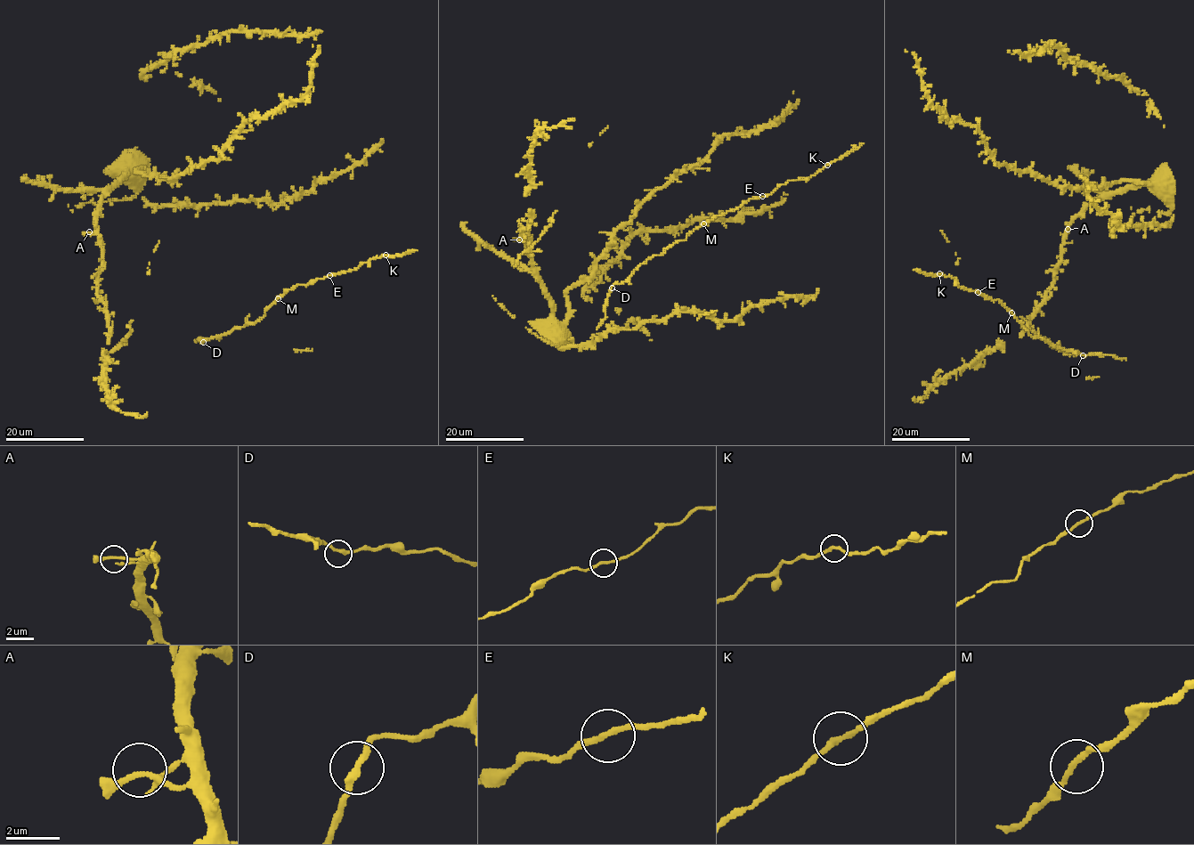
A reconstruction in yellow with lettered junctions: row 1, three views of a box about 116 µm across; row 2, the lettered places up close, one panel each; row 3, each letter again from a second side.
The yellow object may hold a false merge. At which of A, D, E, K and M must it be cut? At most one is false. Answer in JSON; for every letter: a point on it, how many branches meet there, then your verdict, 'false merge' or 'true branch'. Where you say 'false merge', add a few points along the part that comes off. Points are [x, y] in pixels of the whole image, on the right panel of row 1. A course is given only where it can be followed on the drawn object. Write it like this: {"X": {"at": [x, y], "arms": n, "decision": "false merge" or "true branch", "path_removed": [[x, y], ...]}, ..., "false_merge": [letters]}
{"A": {"at": [1068, 229], "arms": 2, "decision": "true branch"}, "D": {"at": [1083, 355], "arms": 2, "decision": "true branch"}, "E": {"at": [978, 292], "arms": 2, "decision": "true branch"}, "K": {"at": [939, 273], "arms": 2, "decision": "true branch"}, "M": {"at": [1011, 312], "arms": 2, "decision": "true branch"}, "false_merge": []}

